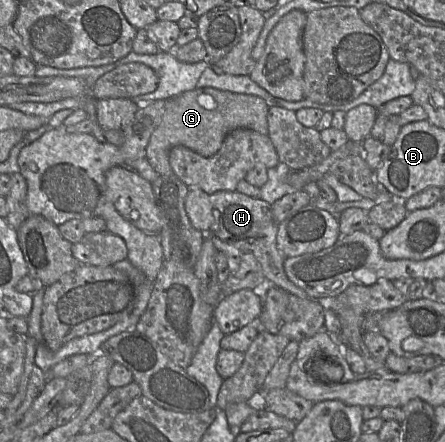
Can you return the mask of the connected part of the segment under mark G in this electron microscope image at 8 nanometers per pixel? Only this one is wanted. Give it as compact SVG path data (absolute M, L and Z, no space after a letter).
M210 87L196 88L166 99L162 121L151 135L146 149L146 158L159 175L174 175L169 163L169 151L173 147L184 146L203 157L211 157L218 152L225 136L234 129L251 129L260 134L268 135L268 109L266 102L258 96L232 93Z

